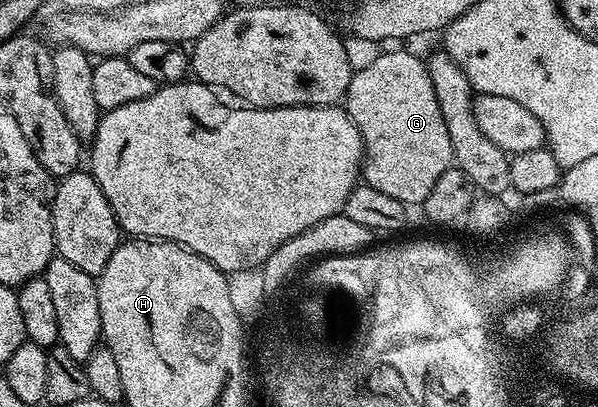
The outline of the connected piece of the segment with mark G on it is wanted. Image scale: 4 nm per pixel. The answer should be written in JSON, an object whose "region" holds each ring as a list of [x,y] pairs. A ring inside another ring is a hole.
{"region":[[[390,50],[387,54],[378,54],[371,60],[367,66],[362,66],[353,71],[350,76],[350,83],[346,89],[344,99],[344,109],[346,115],[356,124],[356,128],[362,137],[362,173],[365,185],[376,188],[380,192],[384,192],[388,196],[394,197],[395,200],[407,204],[420,204],[428,196],[428,192],[432,192],[432,188],[436,185],[436,180],[440,180],[443,172],[451,169],[454,153],[452,152],[452,140],[448,140],[448,128],[444,125],[444,116],[440,112],[440,104],[436,104],[436,92],[432,88],[432,76],[428,72],[426,62],[418,59],[416,55],[409,54],[406,50]]]}

